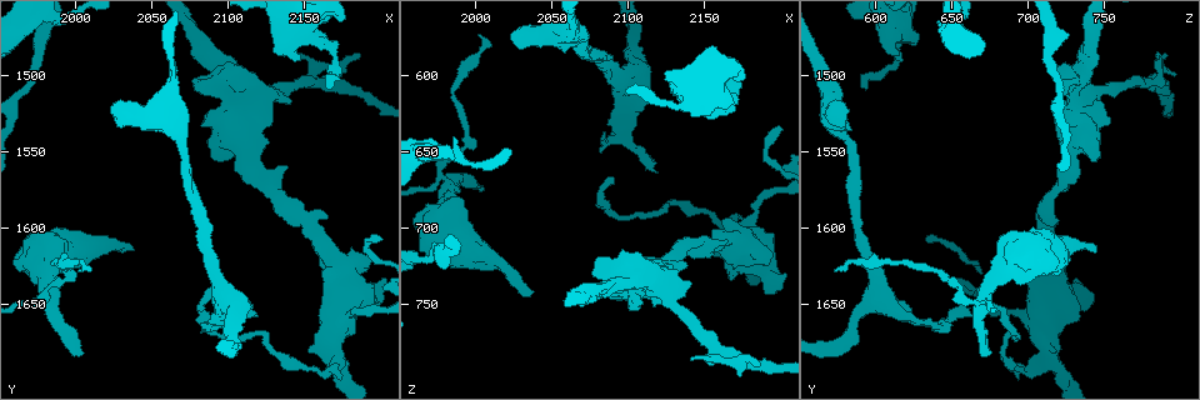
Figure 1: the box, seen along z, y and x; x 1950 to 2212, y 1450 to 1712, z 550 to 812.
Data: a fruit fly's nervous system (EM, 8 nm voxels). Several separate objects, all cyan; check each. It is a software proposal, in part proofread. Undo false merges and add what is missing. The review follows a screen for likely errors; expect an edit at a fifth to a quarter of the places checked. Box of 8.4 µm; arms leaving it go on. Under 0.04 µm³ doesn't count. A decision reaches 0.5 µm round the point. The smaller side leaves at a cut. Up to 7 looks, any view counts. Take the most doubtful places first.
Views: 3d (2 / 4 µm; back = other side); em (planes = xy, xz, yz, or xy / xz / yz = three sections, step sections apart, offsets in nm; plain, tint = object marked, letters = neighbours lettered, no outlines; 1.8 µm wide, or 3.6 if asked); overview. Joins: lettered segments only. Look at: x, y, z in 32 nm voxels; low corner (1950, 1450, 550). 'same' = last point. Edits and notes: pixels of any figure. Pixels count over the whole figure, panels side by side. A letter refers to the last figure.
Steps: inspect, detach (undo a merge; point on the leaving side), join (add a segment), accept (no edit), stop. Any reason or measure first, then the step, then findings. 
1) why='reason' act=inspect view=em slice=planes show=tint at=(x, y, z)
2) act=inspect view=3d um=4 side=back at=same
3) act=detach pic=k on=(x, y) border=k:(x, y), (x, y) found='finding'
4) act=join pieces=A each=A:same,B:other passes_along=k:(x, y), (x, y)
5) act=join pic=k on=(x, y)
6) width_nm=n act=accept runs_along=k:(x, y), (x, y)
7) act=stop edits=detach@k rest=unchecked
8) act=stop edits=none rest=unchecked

why='branch stops here' act=inspect view=3d um=4 at=(2170, 1508, 596)

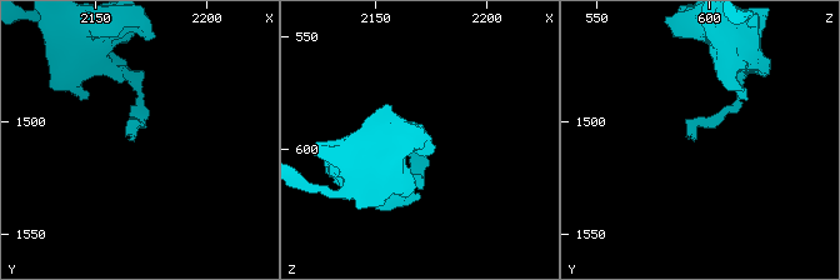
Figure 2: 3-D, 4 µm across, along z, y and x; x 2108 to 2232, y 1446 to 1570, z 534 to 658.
act=inspect view=em slice=xy step=8 show=letters at=(2169, 1507, 595)

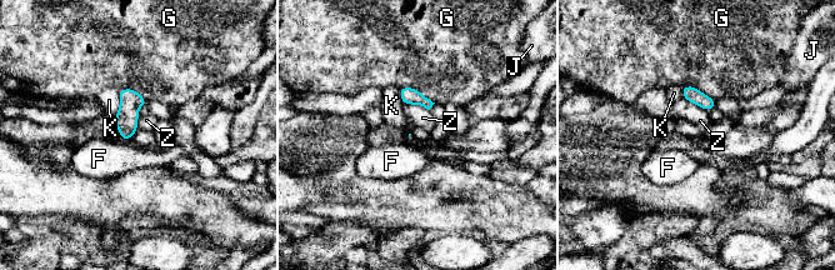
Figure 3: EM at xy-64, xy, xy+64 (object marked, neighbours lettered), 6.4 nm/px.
longest_contact=G:260nm act=accept each=F:other,G:other,J:other,K:other,Z:other border=3:(119, 90), (119, 111), (113, 118) found='none of them fits'

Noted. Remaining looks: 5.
why='thick end' act=inspect view=em slice=xz step=8 show=letters at=(2024, 1520, 578)

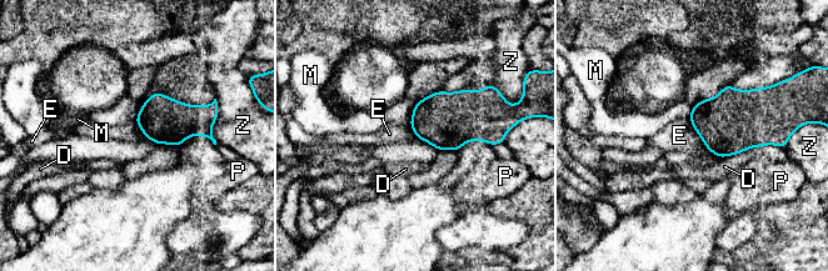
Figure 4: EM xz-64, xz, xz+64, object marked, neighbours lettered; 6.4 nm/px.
longest_contact=D:280nm act=accept each=D:other,E:other,M:other,P:other,Z:other border=4:(688, 118), (704, 145) found='no lettered segment goes on from it'

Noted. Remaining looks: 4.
why='an open end' act=inspect view=3d um=4 at=(2128, 1542, 724)

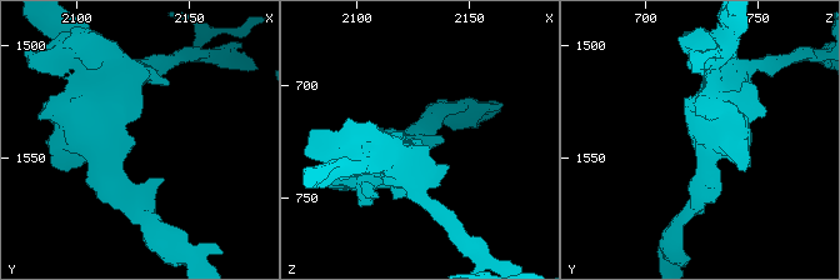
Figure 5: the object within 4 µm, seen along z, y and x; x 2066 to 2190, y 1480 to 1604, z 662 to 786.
why='shape alone is not enough' act=inspect view=em slice=planes show=letters at=same

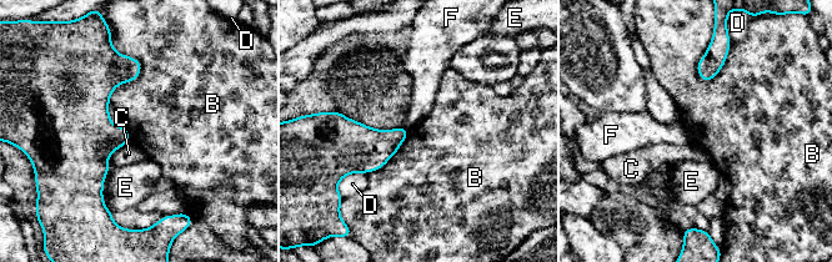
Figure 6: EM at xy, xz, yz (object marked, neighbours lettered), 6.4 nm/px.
act=accept each=B:other,C:other,D:other,E:other,F:other runs_along=6:(125, 59), (93, 92), (99, 195) found='none of them fits'

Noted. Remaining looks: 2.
act=stop edits=none rest=unchecked

